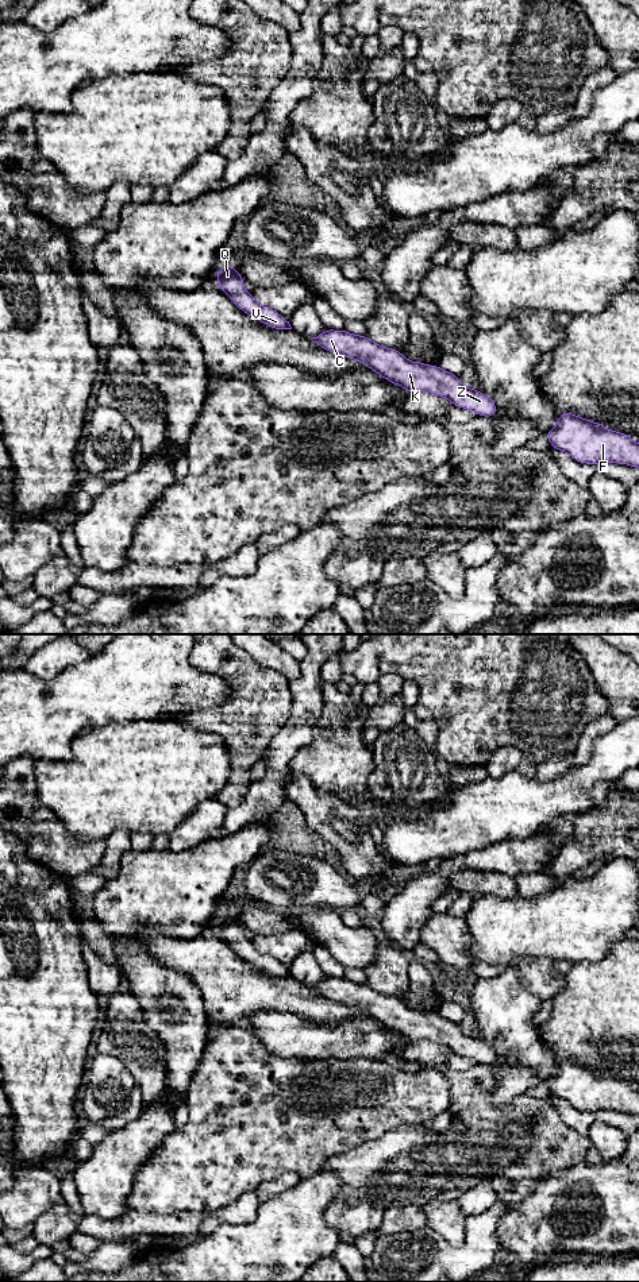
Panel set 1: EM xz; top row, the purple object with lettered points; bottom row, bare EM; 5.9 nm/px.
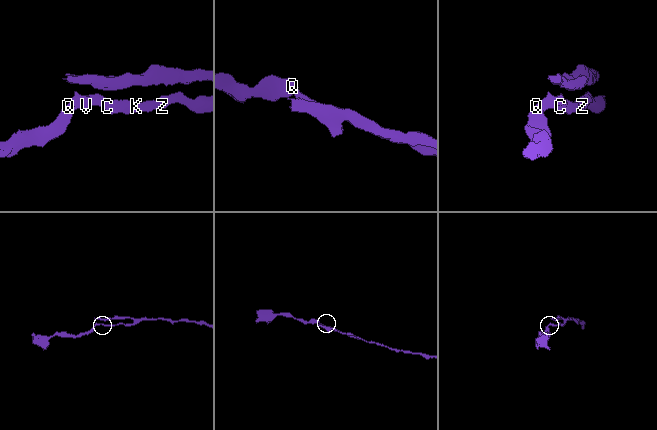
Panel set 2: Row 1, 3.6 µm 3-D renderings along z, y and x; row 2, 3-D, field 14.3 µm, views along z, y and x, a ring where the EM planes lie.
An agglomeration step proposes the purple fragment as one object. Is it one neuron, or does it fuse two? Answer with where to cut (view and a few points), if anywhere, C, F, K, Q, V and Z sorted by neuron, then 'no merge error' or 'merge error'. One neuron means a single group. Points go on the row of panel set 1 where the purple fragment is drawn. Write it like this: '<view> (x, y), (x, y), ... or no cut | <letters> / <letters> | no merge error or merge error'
no cut | C F K Q V Z | no merge error

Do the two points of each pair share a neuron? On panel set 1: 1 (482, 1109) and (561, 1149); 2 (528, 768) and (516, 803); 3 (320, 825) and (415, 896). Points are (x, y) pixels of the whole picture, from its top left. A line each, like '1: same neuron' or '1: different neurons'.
1: same neuron
2: different neurons
3: different neurons

